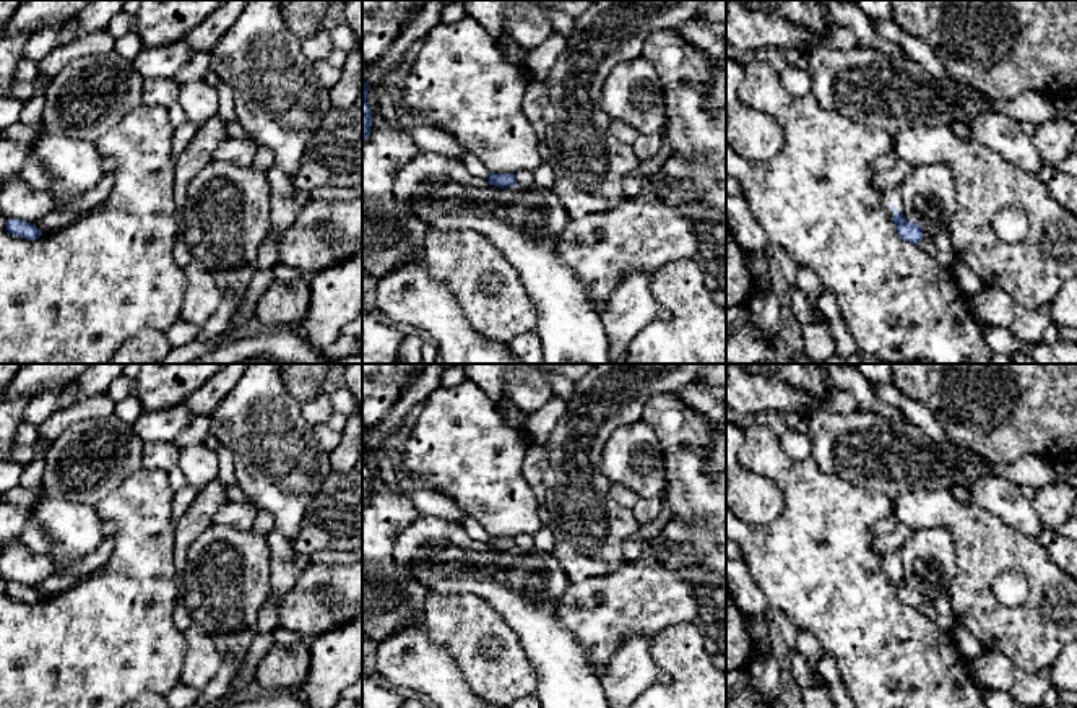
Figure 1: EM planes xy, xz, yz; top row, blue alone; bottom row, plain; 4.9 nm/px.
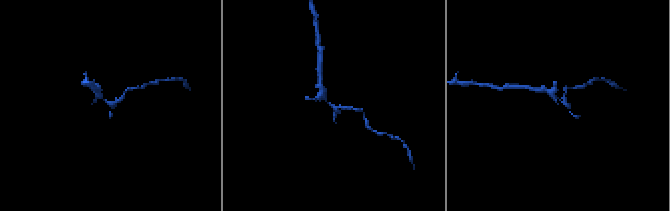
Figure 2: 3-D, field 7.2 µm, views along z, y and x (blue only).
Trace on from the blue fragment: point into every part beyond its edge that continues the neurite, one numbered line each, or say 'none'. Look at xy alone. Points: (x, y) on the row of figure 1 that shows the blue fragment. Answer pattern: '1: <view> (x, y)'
1: xy (56, 220)

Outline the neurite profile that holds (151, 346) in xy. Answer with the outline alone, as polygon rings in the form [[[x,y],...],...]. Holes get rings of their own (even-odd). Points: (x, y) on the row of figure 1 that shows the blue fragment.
[[[146,330],[127,341],[109,364],[159,364],[171,349],[166,331]]]

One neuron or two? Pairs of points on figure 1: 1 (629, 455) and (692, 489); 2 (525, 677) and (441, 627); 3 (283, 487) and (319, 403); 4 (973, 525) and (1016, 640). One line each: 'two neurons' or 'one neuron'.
1: two neurons
2: one neuron
3: two neurons
4: one neuron

